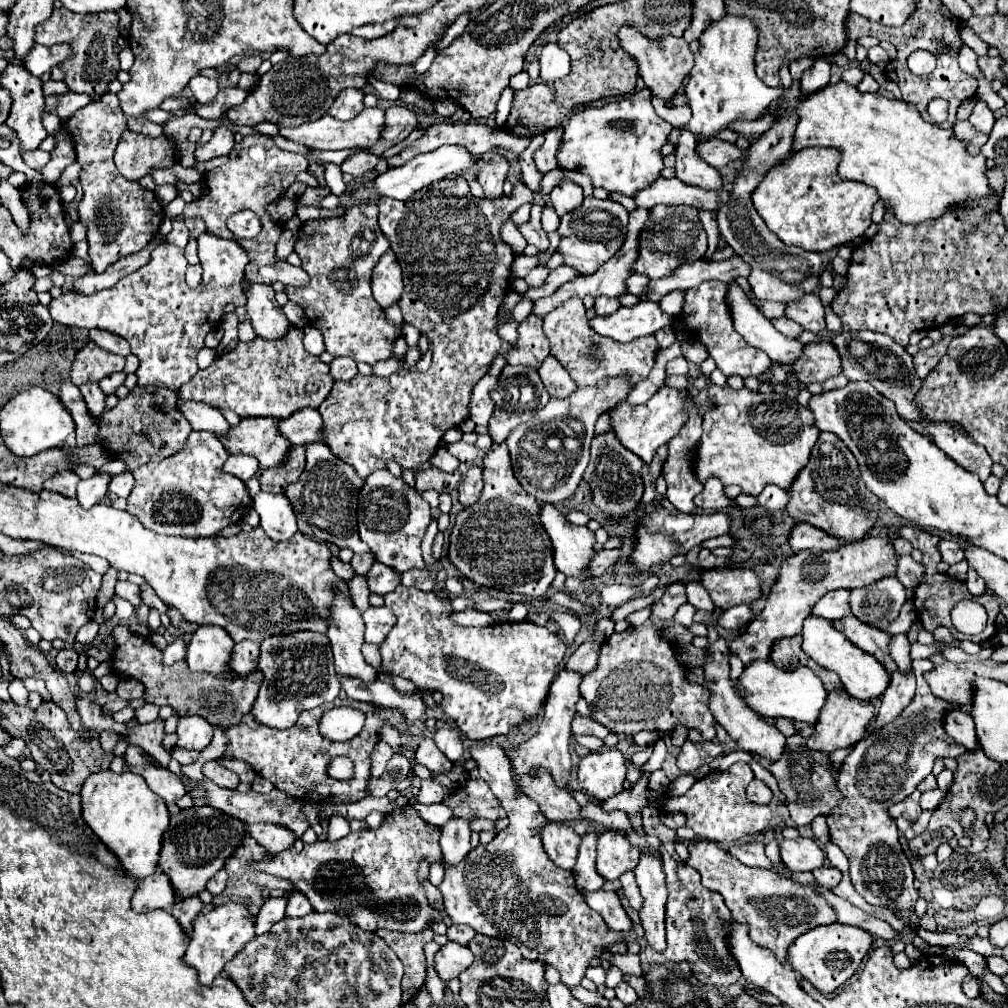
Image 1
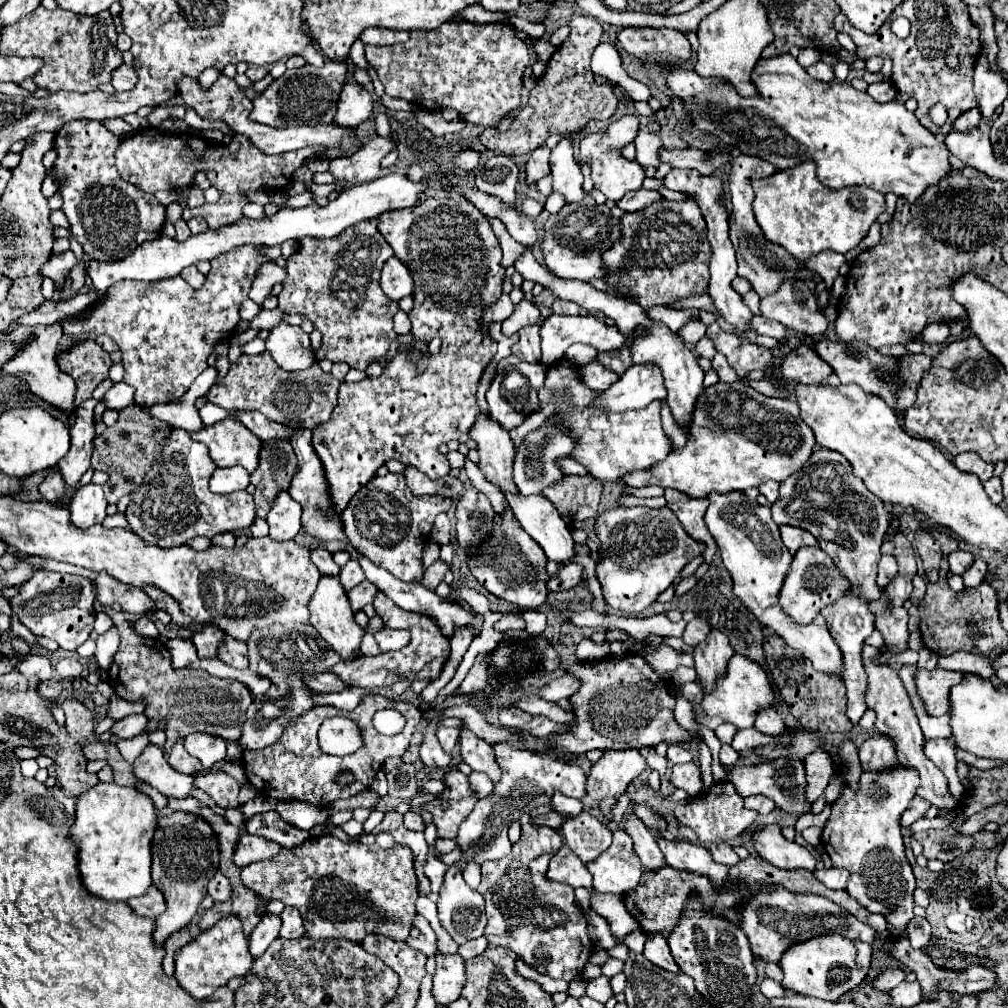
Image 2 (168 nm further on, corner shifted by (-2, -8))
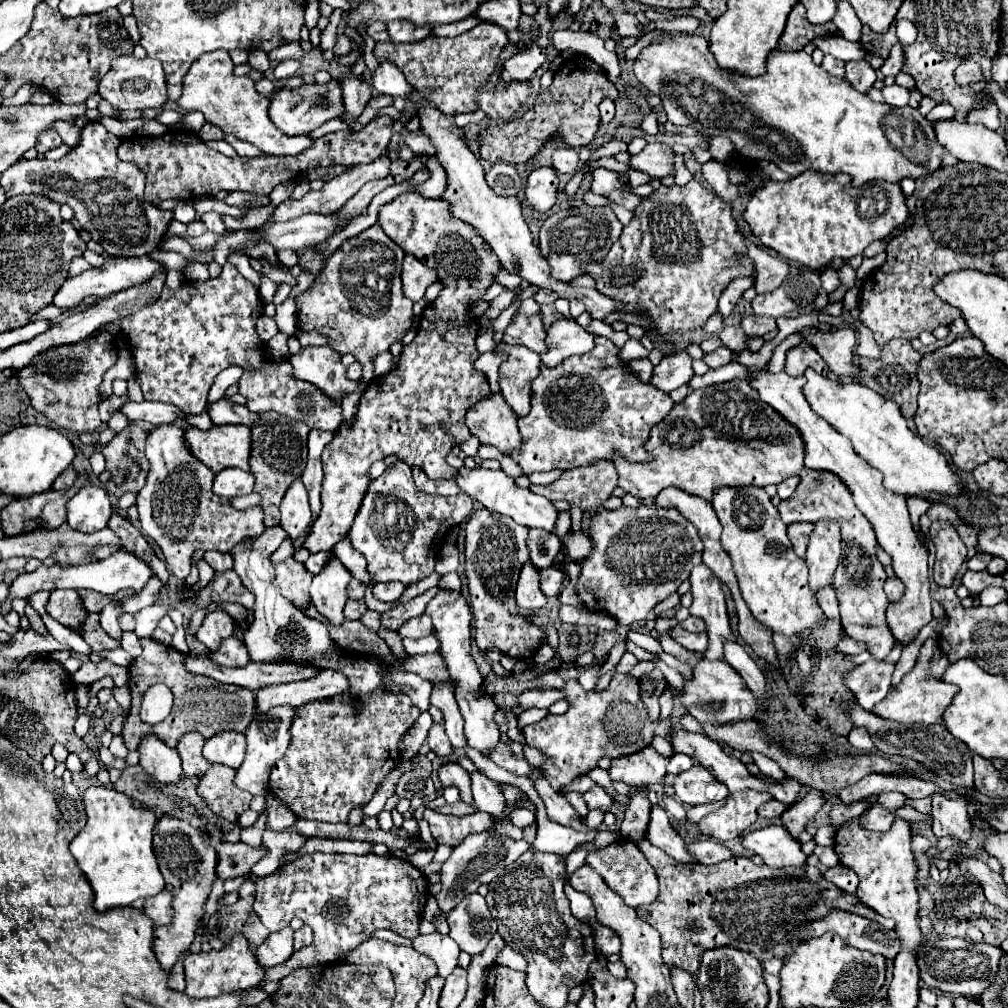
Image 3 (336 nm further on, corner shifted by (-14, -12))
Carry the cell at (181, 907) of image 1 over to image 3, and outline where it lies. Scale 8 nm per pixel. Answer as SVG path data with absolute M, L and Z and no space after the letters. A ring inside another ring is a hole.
M185 952L185 954L181 954L181 958L179 958L179 962L173 966L173 970L169 972L169 982L167 982L167 986L171 988L171 990L177 990L177 992L183 992L185 990L185 974L183 974L183 958L187 956L189 952Z

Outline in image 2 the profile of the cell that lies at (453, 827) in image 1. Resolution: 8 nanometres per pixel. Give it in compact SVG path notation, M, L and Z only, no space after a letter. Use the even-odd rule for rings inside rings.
M451 864L445 872L437 908L443 928L453 936L457 944L483 934L487 924L483 896L467 886L457 864Z

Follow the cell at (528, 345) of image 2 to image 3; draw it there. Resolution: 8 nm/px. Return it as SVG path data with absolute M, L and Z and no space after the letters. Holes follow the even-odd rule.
M533 298L521 302L513 322L503 334L503 342L509 342L511 346L525 346L537 354L543 354L543 350L547 350L545 326L541 322L539 304Z

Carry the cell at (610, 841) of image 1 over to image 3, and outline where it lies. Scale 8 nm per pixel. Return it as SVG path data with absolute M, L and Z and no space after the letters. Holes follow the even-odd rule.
M619 840L619 842L605 846L605 848L593 850L587 856L587 864L591 868L595 868L603 876L607 886L611 890L615 890L625 900L625 904L631 906L631 908L637 908L637 906L643 906L643 904L653 904L659 896L657 874L655 874L655 870L651 870L651 864L643 858L641 850L631 840Z

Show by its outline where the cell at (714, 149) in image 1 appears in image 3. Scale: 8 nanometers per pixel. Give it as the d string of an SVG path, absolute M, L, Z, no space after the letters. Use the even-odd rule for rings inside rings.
M651 142L651 144L645 146L643 152L631 156L629 168L641 170L641 172L645 172L649 176L663 178L663 176L667 176L669 172L675 170L673 158L675 158L675 152L673 152L673 148L669 144Z

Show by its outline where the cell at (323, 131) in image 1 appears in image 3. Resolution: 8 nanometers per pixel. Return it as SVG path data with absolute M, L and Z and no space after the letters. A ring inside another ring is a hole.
M215 50L215 52L207 52L209 56L213 56L215 60L209 62L209 74L203 74L203 78L199 78L199 82L203 82L203 86L195 86L195 62L191 64L189 72L183 78L183 92L181 98L177 100L177 104L185 110L199 110L205 114L205 120L211 124L217 124L225 134L233 134L239 140L251 142L253 146L261 148L265 154L273 154L273 156L295 156L299 152L303 152L305 148L311 146L311 138L303 136L303 138L291 138L285 136L271 120L269 120L269 98L261 96L255 90L255 82L249 76L235 76L233 74L233 62L227 54L227 50Z

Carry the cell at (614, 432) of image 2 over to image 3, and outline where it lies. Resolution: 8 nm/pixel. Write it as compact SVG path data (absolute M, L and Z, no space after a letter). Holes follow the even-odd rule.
M595 336L595 348L581 356L571 356L559 366L549 368L541 364L539 376L531 384L531 412L519 418L521 448L507 454L521 468L523 474L531 472L551 472L551 470L569 470L575 466L587 466L599 458L611 460L615 452L621 452L631 462L647 462L647 452L643 444L649 438L651 426L665 418L675 406L671 396L655 386L643 384L637 374L633 374L627 364L619 358L619 348L605 336Z

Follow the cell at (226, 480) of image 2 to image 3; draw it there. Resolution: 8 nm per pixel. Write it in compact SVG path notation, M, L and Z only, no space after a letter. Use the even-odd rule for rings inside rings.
M225 468L215 476L213 482L213 492L223 498L235 498L235 496L245 496L253 492L255 478L251 472L239 470L239 468Z

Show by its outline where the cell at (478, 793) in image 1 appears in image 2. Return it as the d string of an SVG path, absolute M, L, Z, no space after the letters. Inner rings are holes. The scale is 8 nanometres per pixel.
M451 770L449 774L445 774L445 784L449 788L443 790L443 794L435 796L435 800L431 800L429 804L423 804L421 808L433 814L439 838L455 838L461 822L471 814L477 796L469 784L469 778L459 770Z

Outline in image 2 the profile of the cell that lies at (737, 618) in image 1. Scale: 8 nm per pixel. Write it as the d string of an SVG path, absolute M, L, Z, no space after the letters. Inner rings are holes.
M697 616L697 618L693 618L693 620L687 624L687 628L685 628L685 632L683 632L683 640L685 640L685 644L697 646L699 642L707 640L709 634L711 634L711 626L709 626L707 618Z

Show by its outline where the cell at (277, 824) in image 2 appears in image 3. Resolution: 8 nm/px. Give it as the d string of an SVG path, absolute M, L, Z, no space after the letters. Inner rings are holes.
M267 796L267 828L269 830L287 830L289 826L295 824L295 816L291 814L291 810L287 810L287 806L281 800L273 800L273 796Z

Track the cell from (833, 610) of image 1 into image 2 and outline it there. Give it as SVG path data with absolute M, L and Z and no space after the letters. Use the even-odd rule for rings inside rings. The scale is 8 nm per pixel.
M847 594L843 598L839 598L835 604L827 606L821 610L821 616L827 620L829 632L833 634L833 638L837 640L843 658L845 658L845 672L843 672L843 682L847 686L847 694L849 694L849 704L847 704L847 716L851 718L853 724L859 722L859 718L865 714L867 706L863 704L863 696L865 696L865 688L867 688L867 676L863 670L863 662L861 662L861 646L865 642L867 636L871 636L871 632L875 630L875 622L873 622L873 610L871 610L871 600L865 600L861 596L855 594Z

